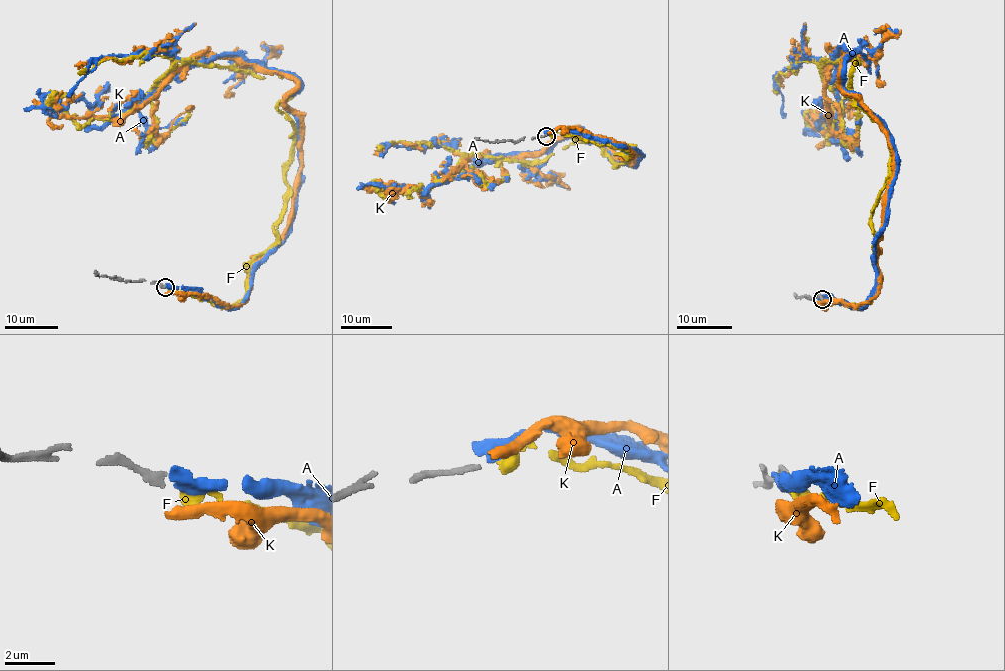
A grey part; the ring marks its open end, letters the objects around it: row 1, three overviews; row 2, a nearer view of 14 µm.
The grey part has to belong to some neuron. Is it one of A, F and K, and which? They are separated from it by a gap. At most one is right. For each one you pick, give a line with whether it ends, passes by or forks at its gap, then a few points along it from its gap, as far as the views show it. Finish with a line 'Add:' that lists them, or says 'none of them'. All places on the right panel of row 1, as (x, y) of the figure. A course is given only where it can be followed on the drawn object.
F: it ends; course (823, 300), (876, 289), (891, 149), (845, 97), (857, 59), (819, 63), (828, 140), (814, 110)
Add: F

